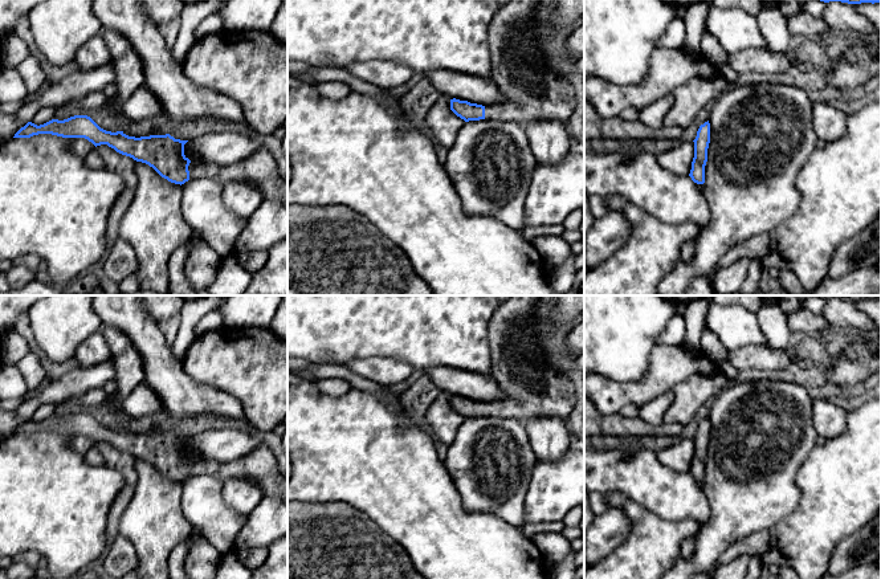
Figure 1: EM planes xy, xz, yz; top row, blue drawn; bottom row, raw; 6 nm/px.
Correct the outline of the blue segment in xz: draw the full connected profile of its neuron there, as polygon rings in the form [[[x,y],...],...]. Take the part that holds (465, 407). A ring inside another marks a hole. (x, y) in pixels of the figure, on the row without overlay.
[[[511,295],[494,311],[488,326],[492,375],[506,391],[506,397],[490,403],[450,396],[450,407],[464,416],[494,416],[525,421],[530,416],[558,416],[566,420],[575,405],[575,387],[570,376],[556,371],[541,344],[544,331],[538,331],[534,306],[541,295]]]

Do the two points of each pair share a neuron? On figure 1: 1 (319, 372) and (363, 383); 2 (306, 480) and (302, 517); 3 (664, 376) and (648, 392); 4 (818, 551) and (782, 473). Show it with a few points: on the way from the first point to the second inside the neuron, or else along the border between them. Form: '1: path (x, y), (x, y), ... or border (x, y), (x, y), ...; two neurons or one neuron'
1: path (330, 371), (343, 371), (353, 378); one neuron
2: border (335, 501), (301, 502); two neurons
3: path (660, 380), (652, 388); one neuron
4: border (798, 473), (800, 502), (775, 526); two neurons

